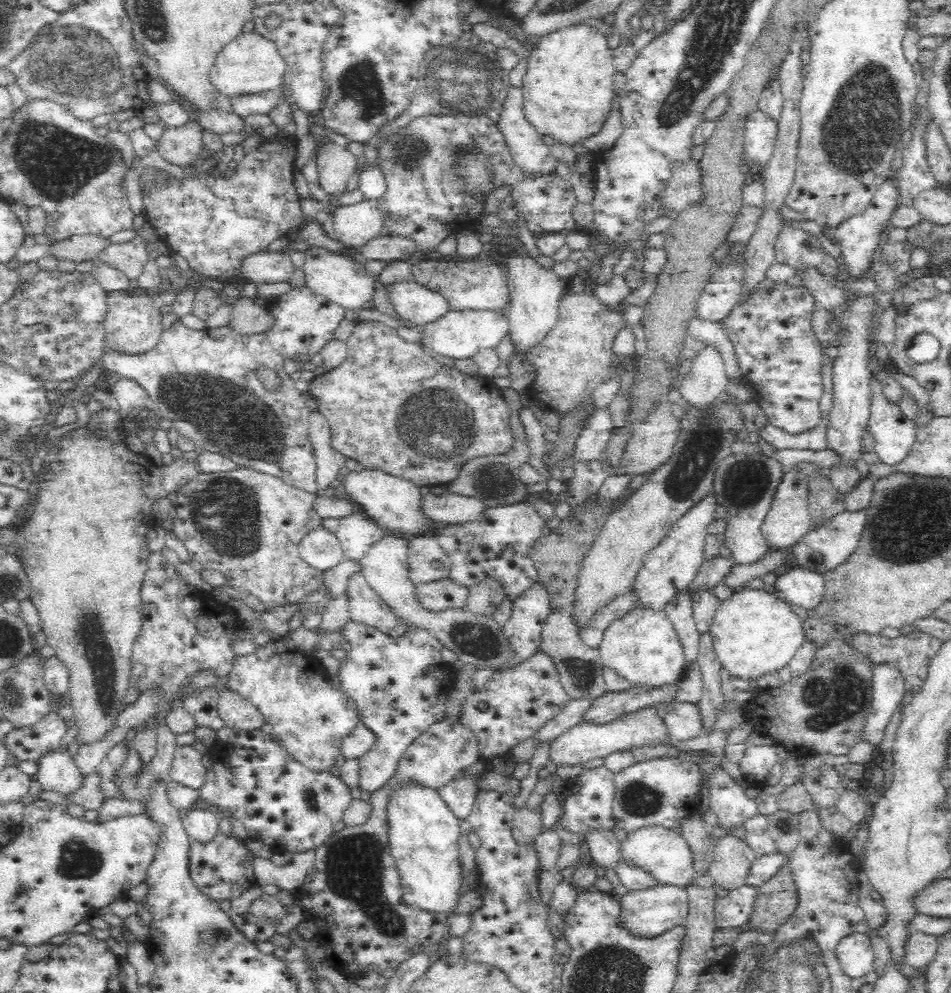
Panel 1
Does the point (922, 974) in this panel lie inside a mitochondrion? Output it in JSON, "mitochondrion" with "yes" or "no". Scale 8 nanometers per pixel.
{"mitochondrion":"no"}

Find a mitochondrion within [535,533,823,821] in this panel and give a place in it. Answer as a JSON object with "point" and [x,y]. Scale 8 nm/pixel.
{"point":[638,799]}

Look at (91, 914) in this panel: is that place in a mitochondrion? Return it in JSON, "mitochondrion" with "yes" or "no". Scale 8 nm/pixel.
{"mitochondrion":"no"}

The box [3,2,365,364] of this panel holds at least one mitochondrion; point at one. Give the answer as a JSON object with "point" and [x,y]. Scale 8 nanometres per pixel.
{"point":[55,65]}

